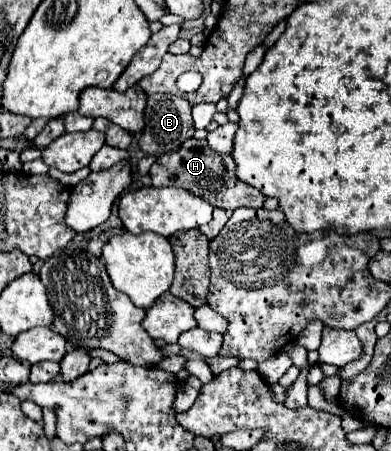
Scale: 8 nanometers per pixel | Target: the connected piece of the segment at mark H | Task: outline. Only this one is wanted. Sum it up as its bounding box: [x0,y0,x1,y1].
[150,138,266,212]

